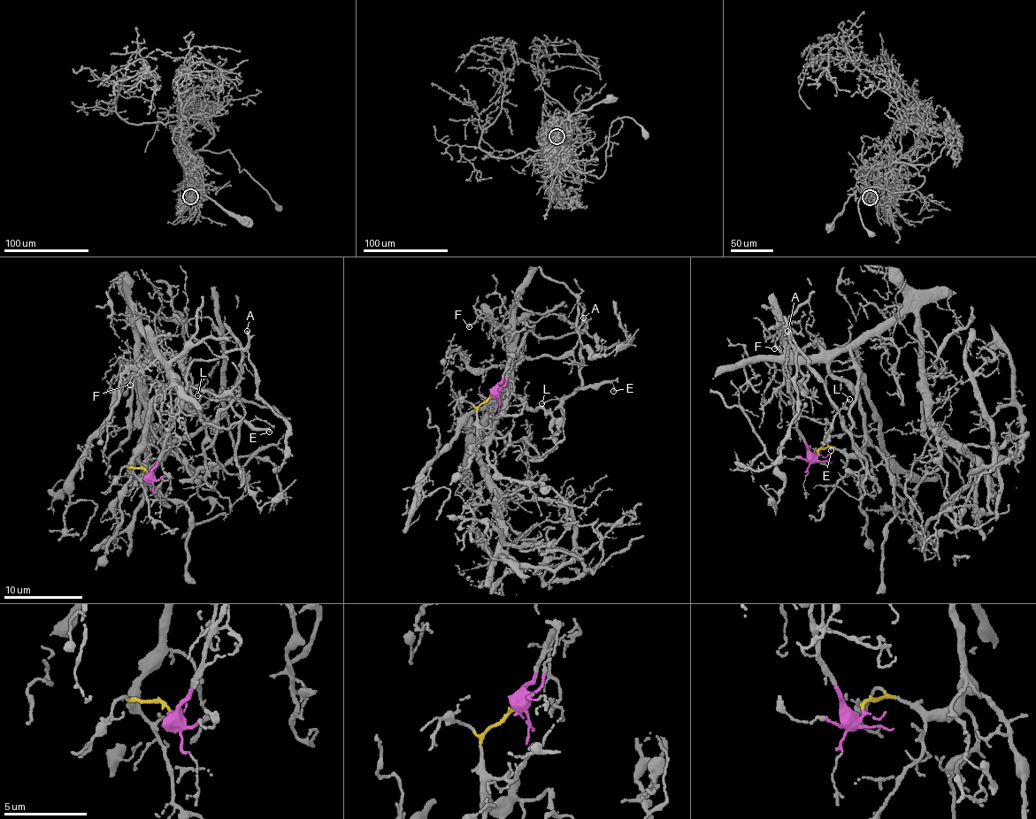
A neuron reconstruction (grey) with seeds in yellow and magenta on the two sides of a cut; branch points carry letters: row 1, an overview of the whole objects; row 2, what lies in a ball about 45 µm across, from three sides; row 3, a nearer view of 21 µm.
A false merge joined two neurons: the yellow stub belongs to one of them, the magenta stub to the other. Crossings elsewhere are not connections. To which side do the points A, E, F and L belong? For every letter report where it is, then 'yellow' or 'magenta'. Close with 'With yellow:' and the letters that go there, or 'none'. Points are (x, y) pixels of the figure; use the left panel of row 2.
A: place (247, 331); magenta
E: place (269, 432); magenta
F: place (130, 385); yellow
L: place (197, 395); magenta
With yellow: F

